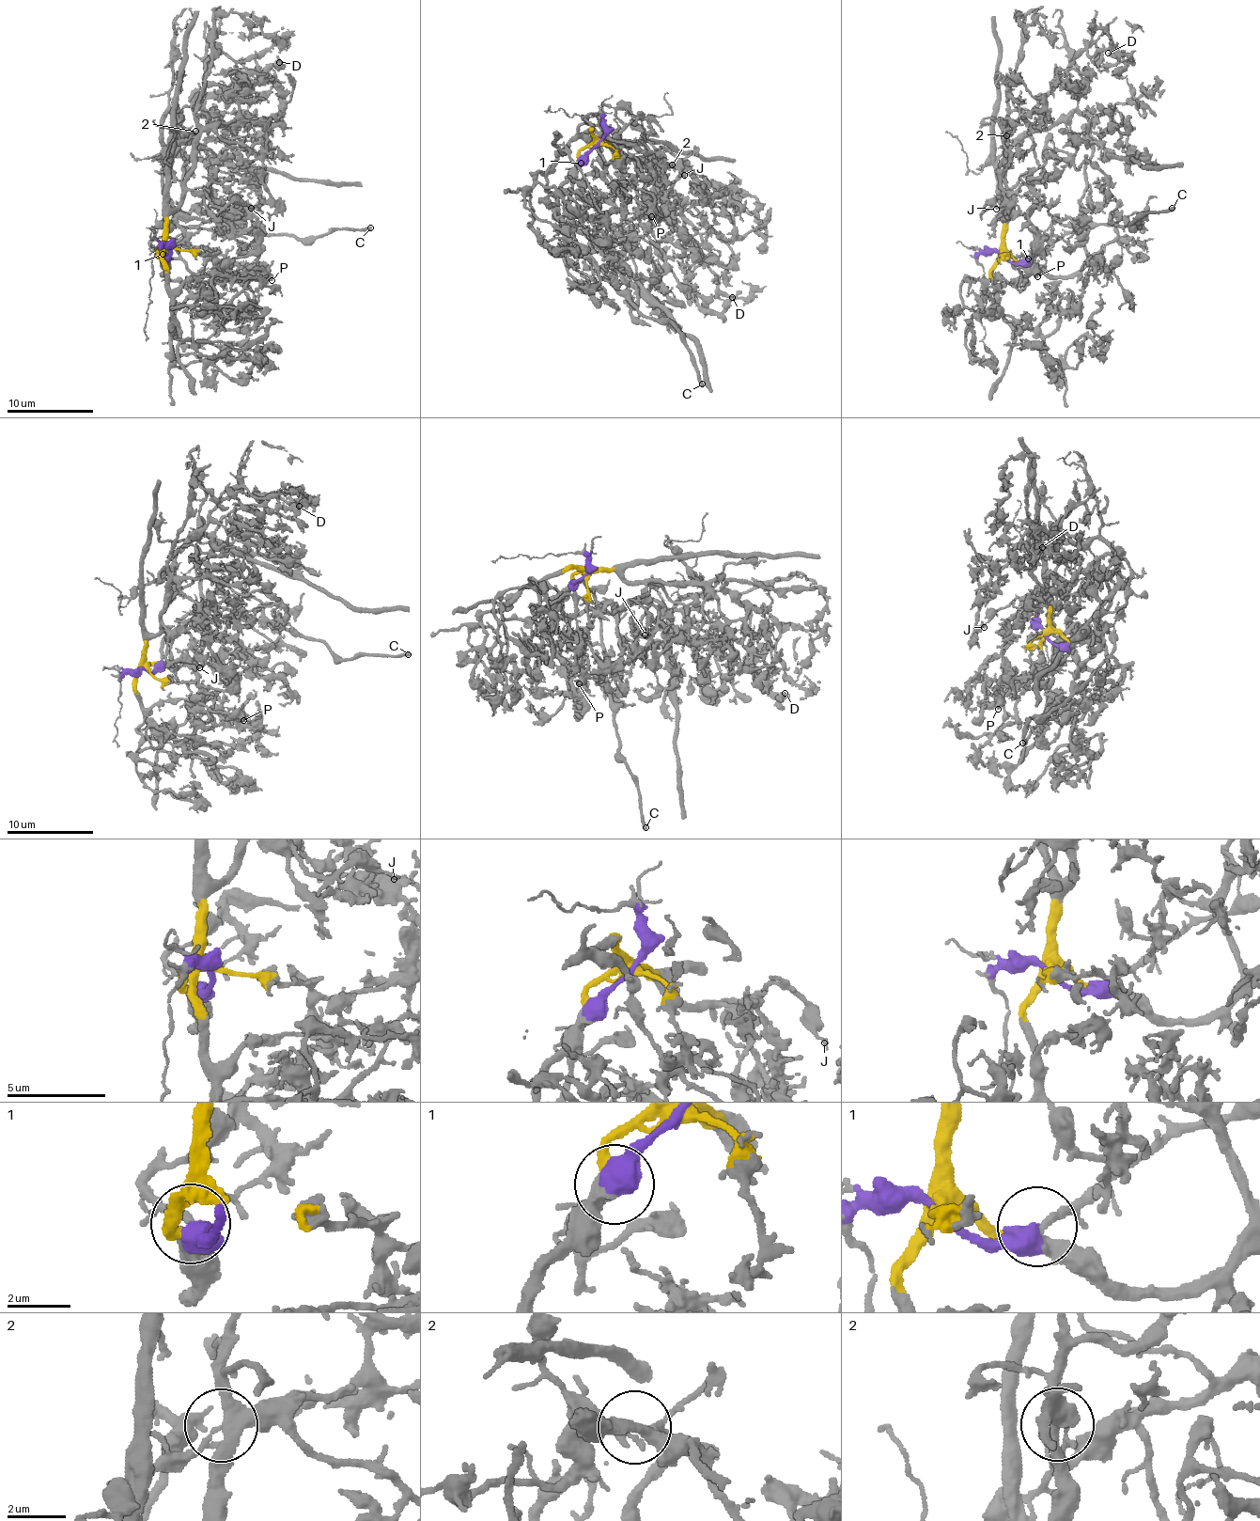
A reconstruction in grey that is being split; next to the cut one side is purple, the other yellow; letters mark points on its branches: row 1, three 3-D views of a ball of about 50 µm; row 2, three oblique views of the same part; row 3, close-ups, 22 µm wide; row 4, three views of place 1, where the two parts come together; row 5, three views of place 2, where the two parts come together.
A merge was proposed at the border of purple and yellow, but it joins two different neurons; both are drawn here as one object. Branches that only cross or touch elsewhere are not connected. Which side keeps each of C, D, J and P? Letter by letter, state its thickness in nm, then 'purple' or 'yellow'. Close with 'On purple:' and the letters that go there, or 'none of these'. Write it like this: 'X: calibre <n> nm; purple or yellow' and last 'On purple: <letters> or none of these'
C: calibre 320 nm; purple
D: calibre 380 nm; yellow
J: calibre 120 nm; yellow
P: calibre 480 nm; yellow
On purple: C

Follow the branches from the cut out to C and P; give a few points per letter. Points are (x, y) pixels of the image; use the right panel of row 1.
C: (1003, 254), (1019, 263), (1077, 229), (1106, 224), (1138, 225), (1131, 225), (1143, 214), (1173, 208)
P: (1003, 254), (999, 256), (1026, 258), (1032, 271), (1025, 277), (1019, 276), (1021, 267), (1031, 269), (1037, 277)

